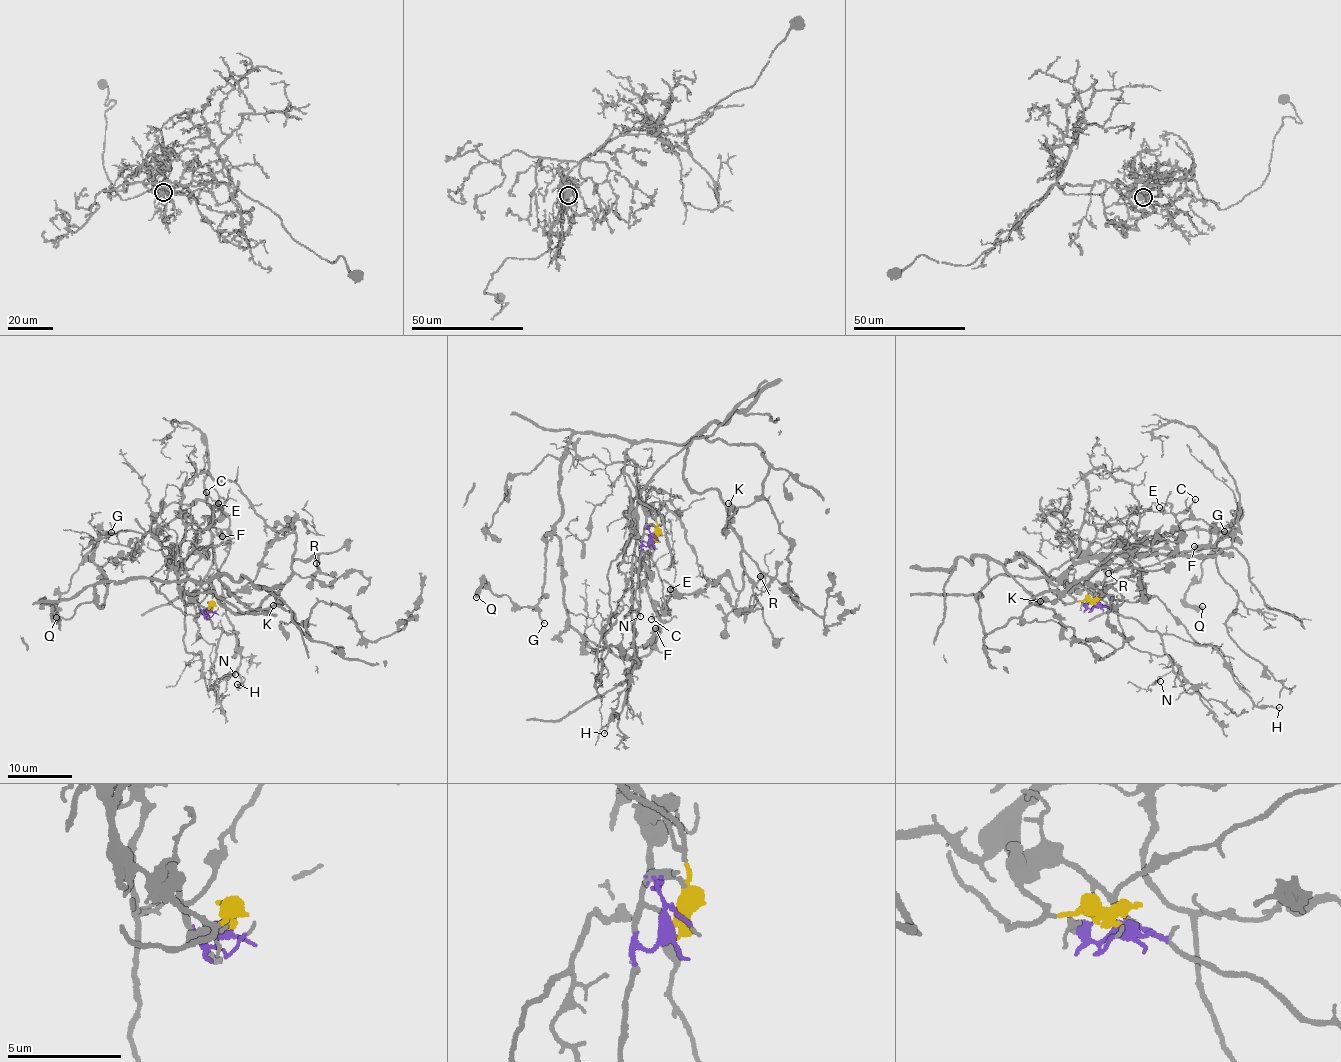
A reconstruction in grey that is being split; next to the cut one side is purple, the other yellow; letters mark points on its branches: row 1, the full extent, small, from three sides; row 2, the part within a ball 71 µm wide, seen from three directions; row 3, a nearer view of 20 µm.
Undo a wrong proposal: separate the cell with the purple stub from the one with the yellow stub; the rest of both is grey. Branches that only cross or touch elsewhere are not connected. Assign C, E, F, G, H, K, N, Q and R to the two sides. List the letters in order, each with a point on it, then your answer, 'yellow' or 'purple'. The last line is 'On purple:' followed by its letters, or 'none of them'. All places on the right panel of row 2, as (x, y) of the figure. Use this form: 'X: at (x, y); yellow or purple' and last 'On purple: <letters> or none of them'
C: at (1195, 499); purple
E: at (1159, 507); purple
F: at (1194, 546); yellow
G: at (1224, 531); yellow
H: at (1279, 707); purple
K: at (1040, 601); yellow
N: at (1160, 681); purple
Q: at (1202, 606); yellow
R: at (1108, 573); yellow
On purple: C, E, H, N

